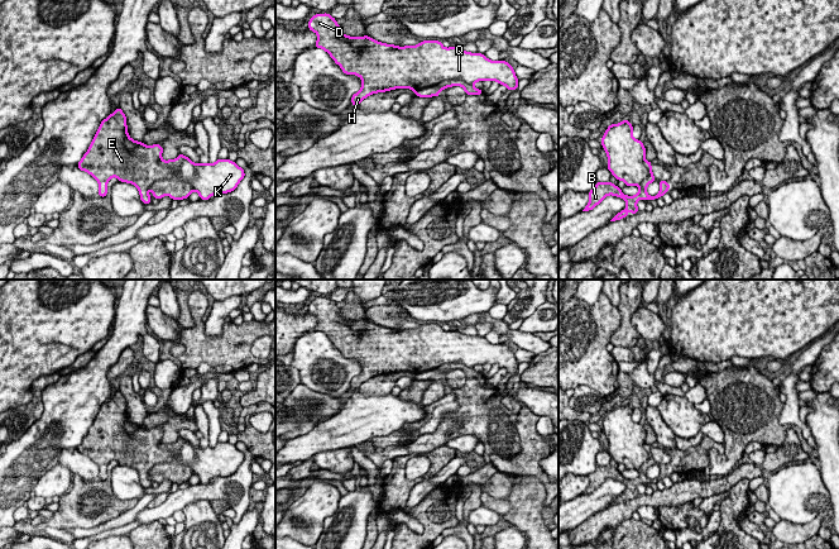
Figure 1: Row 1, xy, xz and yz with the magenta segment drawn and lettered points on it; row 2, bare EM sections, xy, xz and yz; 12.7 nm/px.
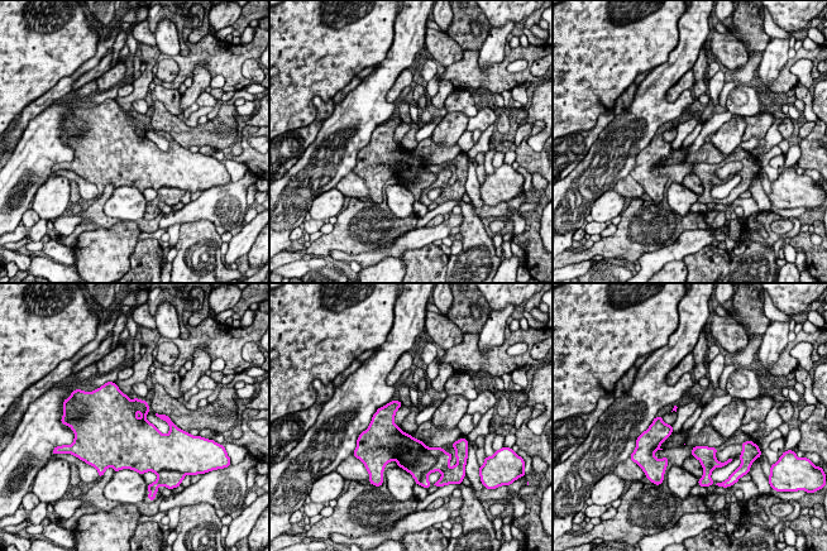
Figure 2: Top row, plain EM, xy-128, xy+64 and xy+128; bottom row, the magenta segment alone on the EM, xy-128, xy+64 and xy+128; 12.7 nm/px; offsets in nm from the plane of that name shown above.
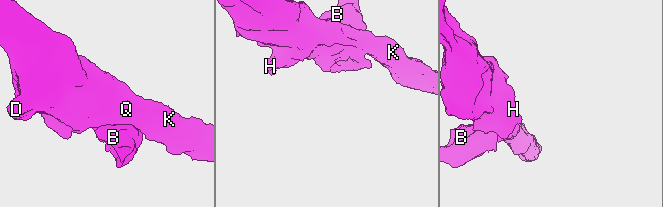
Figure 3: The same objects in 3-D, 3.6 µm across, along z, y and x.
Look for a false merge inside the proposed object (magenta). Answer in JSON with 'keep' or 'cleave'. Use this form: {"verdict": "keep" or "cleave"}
{"verdict": "cleave"}

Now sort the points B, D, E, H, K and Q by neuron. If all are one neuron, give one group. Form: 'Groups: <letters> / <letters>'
Groups: B / D E H K Q

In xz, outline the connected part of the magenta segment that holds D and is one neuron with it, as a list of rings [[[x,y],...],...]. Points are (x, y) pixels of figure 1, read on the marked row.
[[[329,13],[315,14],[308,29],[317,34],[316,48],[322,48],[345,75],[361,78],[361,89],[351,96],[359,105],[368,96],[394,89],[418,91],[442,81],[498,81],[507,90],[518,89],[514,68],[505,61],[490,61],[481,53],[459,47],[445,48],[438,40],[423,40],[417,46],[398,47],[378,42],[368,35],[349,37]]]

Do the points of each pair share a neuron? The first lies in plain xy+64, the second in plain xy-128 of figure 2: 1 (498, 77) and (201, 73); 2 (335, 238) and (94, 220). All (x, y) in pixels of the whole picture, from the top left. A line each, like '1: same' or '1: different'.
1: different
2: same

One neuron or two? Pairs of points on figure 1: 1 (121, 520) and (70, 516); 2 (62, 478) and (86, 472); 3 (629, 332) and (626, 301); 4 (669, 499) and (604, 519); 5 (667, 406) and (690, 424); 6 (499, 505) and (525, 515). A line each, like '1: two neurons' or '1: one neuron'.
1: two neurons
2: two neurons
3: one neuron
4: one neuron
5: one neuron
6: two neurons

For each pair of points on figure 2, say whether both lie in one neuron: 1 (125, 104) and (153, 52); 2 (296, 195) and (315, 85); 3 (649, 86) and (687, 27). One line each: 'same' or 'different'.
1: same
2: different
3: same

